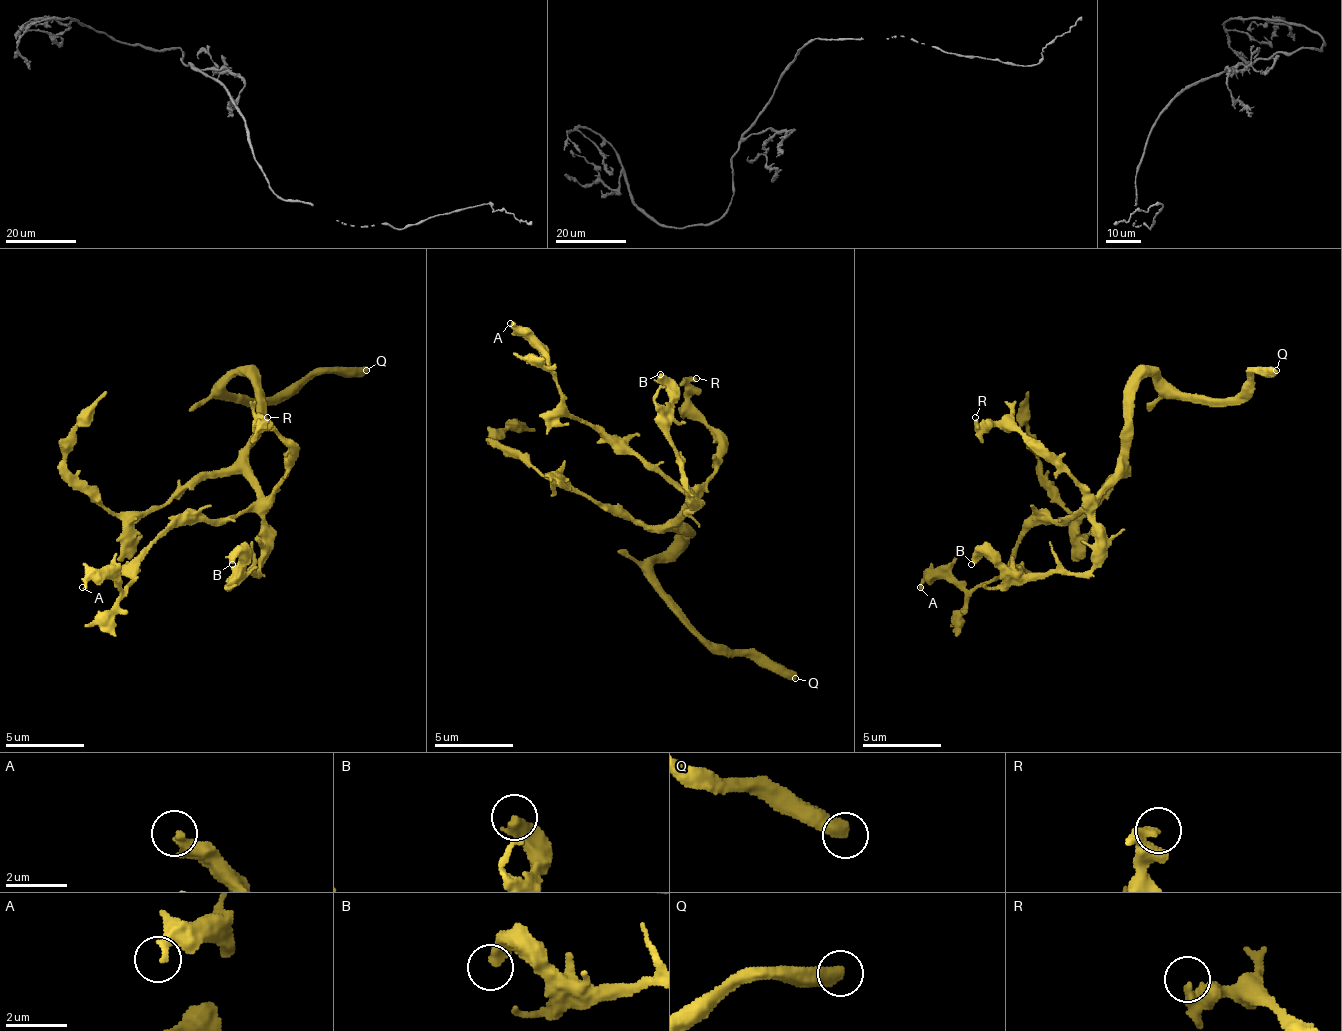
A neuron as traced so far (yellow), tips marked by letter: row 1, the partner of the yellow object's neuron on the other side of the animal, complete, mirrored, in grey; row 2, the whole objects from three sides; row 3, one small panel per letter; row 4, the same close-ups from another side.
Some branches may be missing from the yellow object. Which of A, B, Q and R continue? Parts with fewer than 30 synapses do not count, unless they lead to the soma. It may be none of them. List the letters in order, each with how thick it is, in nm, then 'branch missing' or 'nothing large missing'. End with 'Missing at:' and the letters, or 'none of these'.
A: 260 nm | nothing large missing
B: 440 nm | nothing large missing
Q: 500 nm | branch missing
R: 260 nm | nothing large missing
Missing at: Q

